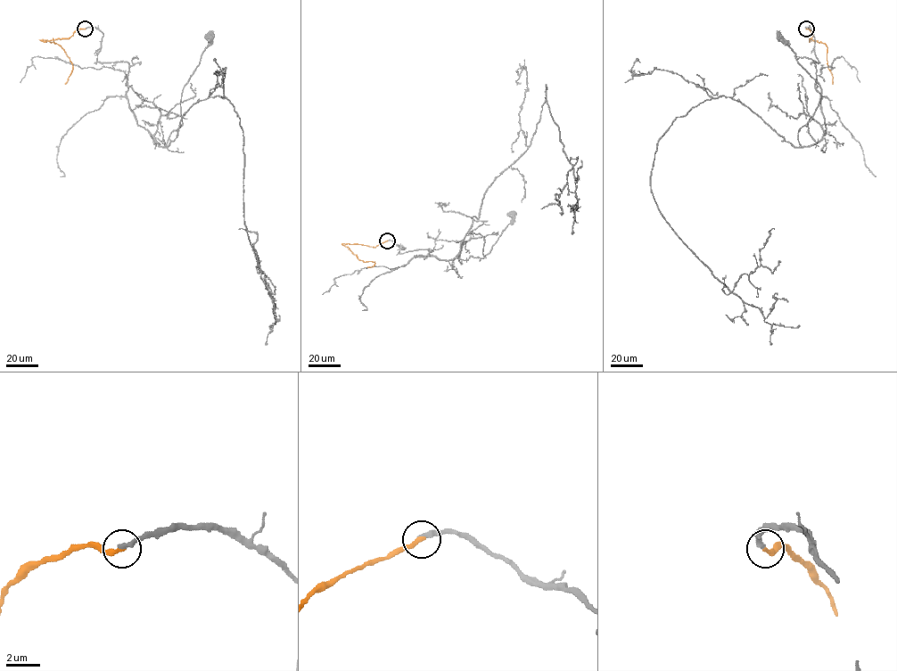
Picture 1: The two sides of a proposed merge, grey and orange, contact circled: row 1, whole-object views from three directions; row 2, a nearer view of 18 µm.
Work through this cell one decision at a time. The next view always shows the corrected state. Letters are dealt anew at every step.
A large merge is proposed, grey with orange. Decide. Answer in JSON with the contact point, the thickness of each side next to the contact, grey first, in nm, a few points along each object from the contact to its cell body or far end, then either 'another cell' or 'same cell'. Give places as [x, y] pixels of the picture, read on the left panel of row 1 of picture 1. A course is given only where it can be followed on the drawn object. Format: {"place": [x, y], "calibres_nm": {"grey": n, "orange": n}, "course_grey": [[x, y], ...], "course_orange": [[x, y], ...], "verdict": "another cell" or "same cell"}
{"place": [85, 28], "calibres_nm": {"grey": 320, "orange": 280}, "course_grey": [[85, 28], [103, 34], [97, 61], [128, 62], [129, 109], [165, 147], [181, 126], [183, 87], [209, 36]], "course_orange": [[85, 28], [78, 29], [68, 38], [39, 40], [56, 43], [69, 58], [73, 69], [65, 84]], "verdict": "same cell"}

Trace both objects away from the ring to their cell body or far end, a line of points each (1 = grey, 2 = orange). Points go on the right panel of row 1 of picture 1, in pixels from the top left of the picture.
1: (806, 28), (815, 38), (826, 134), (807, 146), (801, 147), (799, 129), (821, 87), (779, 36)
2: (806, 28), (812, 33), (809, 41), (816, 40), (827, 46), (827, 64), (833, 84)

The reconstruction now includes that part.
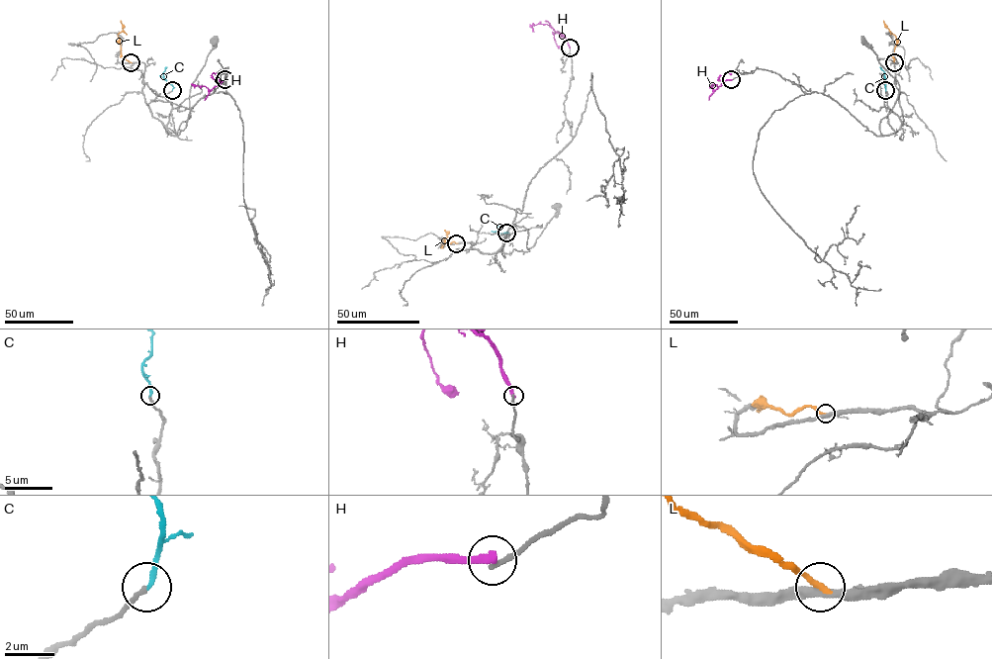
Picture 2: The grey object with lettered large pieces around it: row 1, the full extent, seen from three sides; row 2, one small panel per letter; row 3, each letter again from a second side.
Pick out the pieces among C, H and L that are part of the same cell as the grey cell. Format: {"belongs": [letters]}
{"belongs": ["C"]}

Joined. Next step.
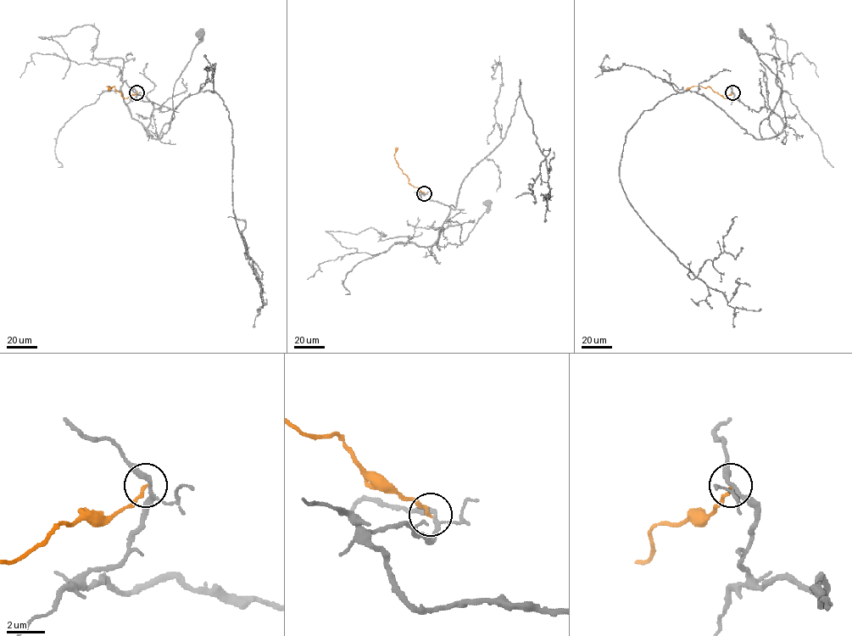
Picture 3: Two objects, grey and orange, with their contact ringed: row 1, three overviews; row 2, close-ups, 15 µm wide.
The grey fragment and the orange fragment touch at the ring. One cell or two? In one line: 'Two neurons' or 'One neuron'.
Two neurons

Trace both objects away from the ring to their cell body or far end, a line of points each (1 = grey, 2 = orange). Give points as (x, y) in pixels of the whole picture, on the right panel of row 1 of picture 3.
1: (732, 92), (749, 109), (770, 108), (783, 129), (762, 139), (760, 122), (772, 112), (782, 82), (742, 33)
2: (732, 92), (725, 98), (709, 86), (693, 86), (686, 90)

